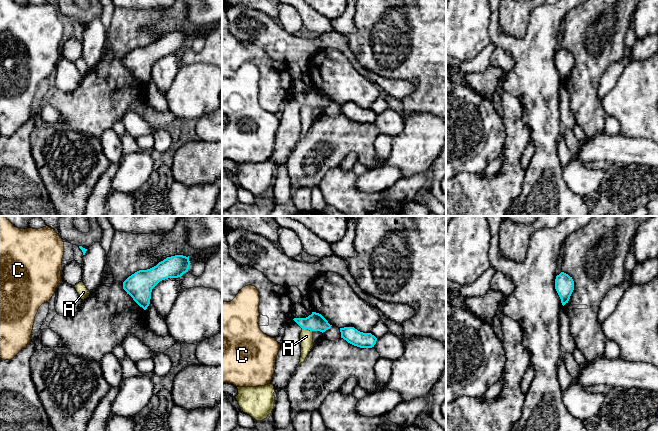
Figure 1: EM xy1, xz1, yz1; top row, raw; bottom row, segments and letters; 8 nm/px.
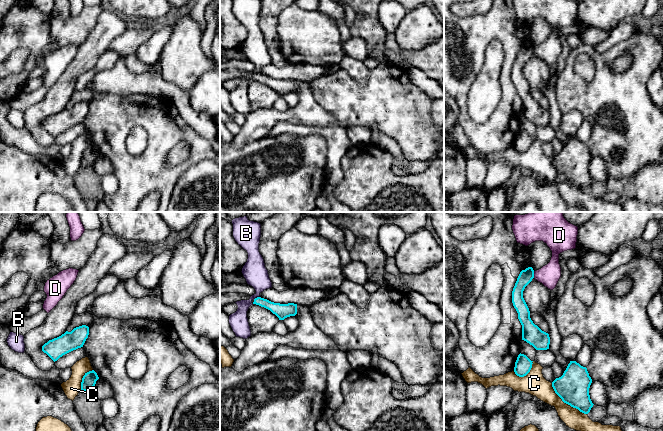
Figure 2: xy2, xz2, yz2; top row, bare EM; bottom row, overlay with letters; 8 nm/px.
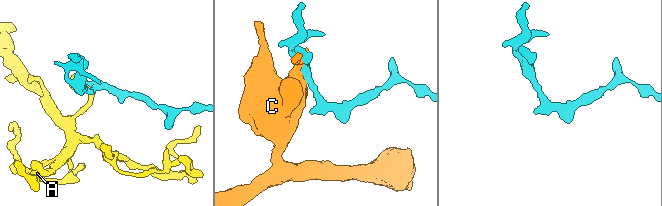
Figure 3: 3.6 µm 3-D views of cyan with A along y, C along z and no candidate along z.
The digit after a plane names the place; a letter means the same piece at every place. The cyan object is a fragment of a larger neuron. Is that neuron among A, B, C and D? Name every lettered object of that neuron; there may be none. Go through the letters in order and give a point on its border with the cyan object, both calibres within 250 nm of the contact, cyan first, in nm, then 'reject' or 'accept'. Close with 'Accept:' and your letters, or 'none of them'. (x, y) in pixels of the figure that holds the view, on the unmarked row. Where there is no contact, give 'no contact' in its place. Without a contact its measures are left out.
A: xz1 (307, 104) | 140/110 nm | reject
B: xz2 (257, 73) | 120/190 nm | reject
C: yz2 (566, 179) | 260/160 nm | reject
D: yz2 (533, 50) | 110/170 nm | reject
Accept: none of them

